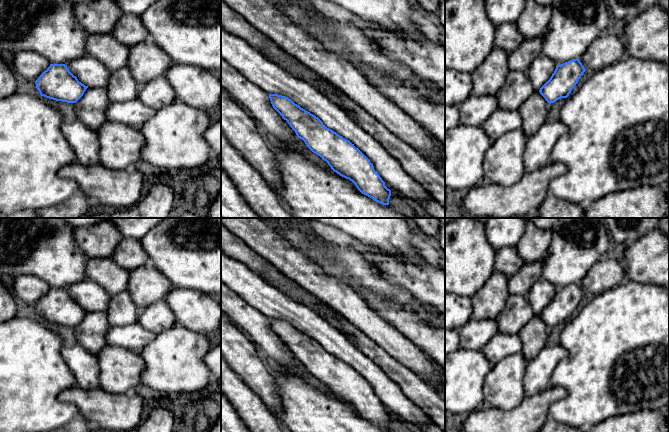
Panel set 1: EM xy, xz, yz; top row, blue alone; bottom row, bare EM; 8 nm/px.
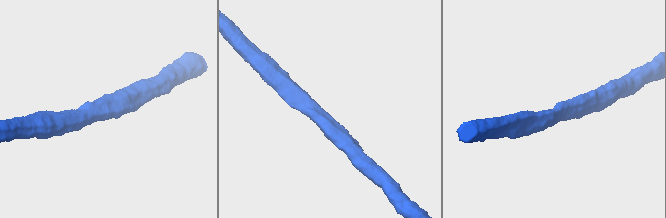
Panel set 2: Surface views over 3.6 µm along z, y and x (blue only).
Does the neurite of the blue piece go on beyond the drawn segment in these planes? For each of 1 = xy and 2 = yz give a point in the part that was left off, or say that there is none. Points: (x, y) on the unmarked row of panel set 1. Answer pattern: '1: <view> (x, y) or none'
1: none
2: none

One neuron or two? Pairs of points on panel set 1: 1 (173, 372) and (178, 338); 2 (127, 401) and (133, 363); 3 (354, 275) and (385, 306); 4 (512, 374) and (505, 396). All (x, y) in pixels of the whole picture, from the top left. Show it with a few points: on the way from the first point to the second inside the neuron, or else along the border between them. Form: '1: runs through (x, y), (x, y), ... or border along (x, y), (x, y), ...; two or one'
1: runs through (173, 364), (178, 352), (178, 346); one
2: border along (132, 390), (126, 393), (105, 392); two
3: border along (357, 291), (369, 290), (393, 303); two
4: runs through (507, 379), (505, 381), (505, 391); one

